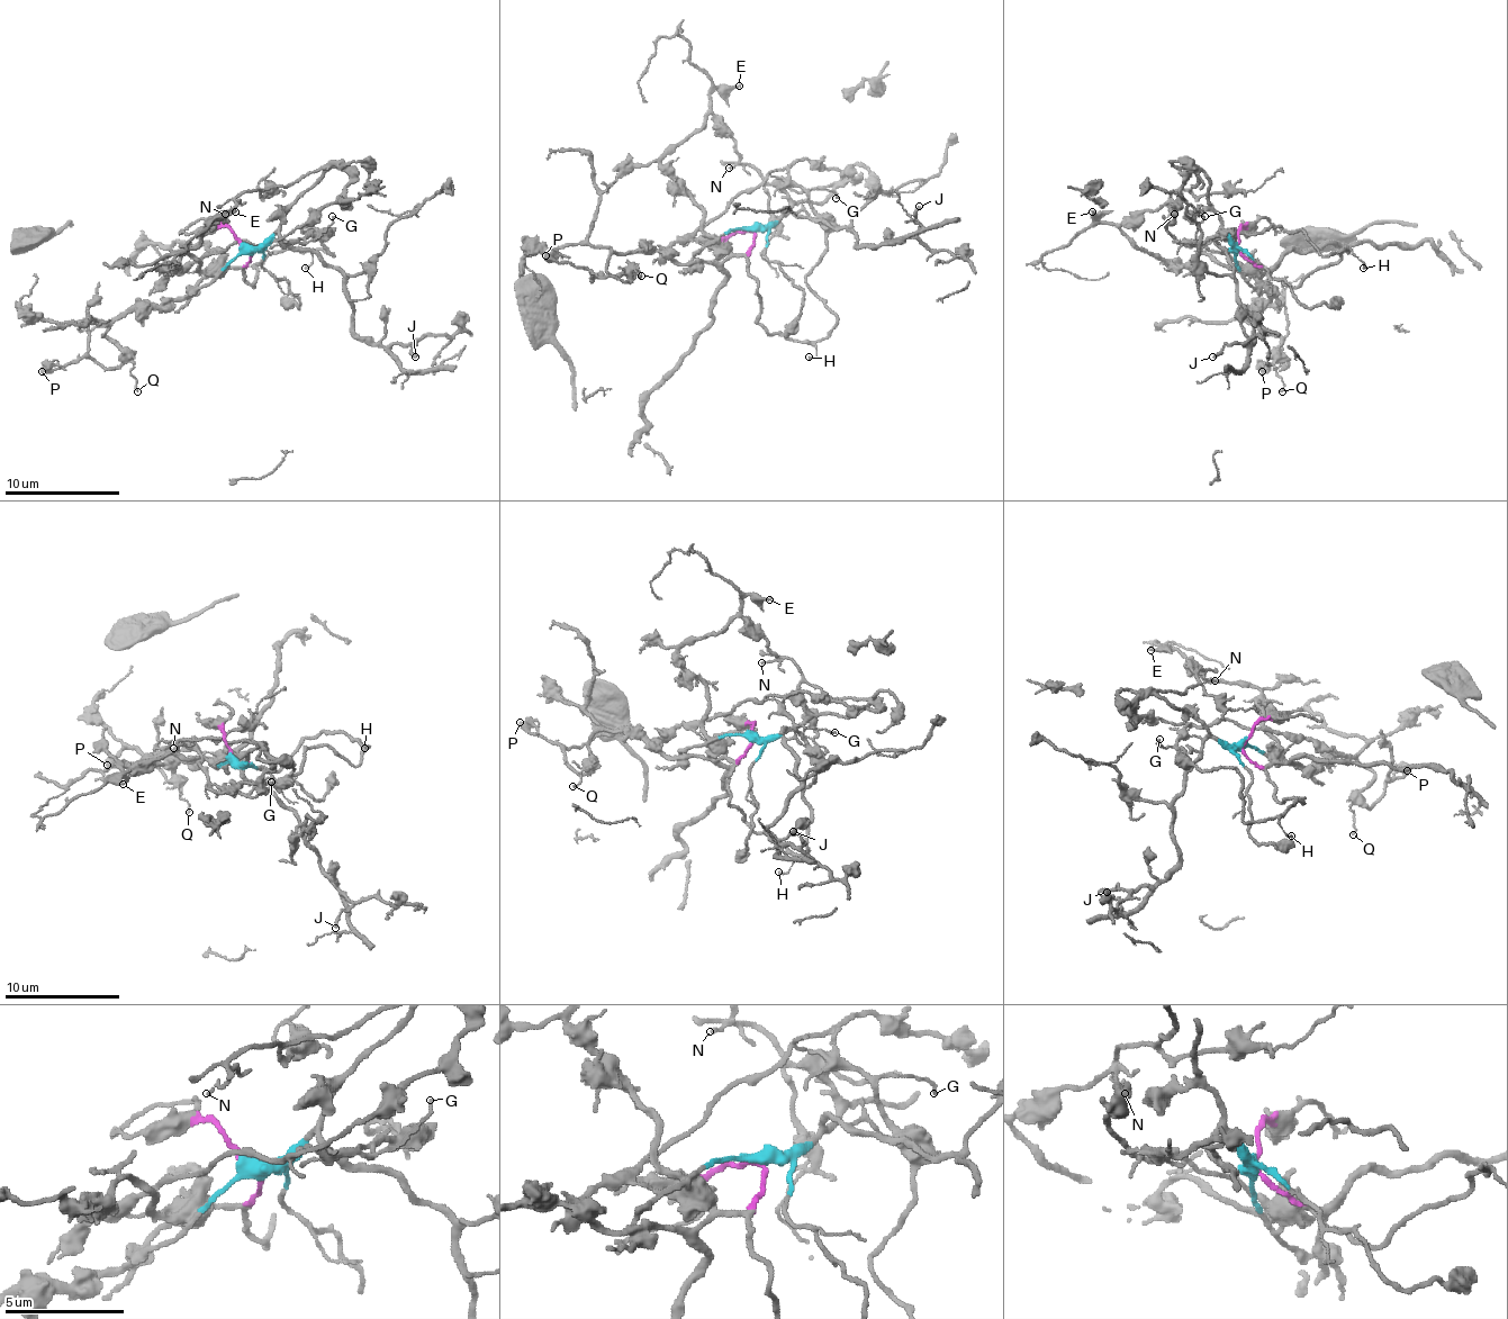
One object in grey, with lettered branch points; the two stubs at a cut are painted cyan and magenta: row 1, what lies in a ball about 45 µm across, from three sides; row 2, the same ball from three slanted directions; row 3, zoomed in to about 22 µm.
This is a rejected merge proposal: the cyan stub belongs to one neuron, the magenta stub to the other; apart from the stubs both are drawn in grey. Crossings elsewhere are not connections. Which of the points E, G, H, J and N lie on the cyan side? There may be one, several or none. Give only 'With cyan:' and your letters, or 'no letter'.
With cyan: J

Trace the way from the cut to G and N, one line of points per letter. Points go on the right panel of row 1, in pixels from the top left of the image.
G: (1238, 245), (1287, 286), (1347, 249), (1321, 254), (1301, 232), (1287, 228), (1198, 243), (1203, 217)
N: (1238, 245), (1261, 265), (1244, 271), (1203, 254), (1181, 265), (1140, 249), (1120, 228), (1163, 206), (1175, 214)

